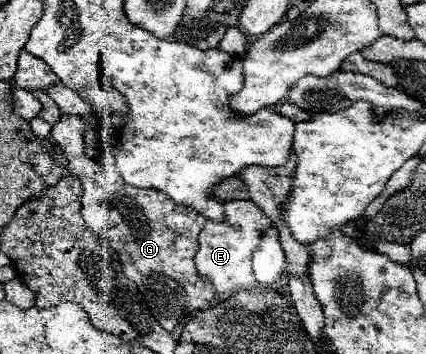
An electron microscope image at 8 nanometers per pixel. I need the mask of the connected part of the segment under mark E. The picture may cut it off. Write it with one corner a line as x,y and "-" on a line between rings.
229,201
225,203
225,221
207,221
199,233
199,251
195,253
195,265
201,277
215,283
219,293
239,291
253,287
257,281
251,269
251,253
259,243
261,233
271,227
271,221
253,201

